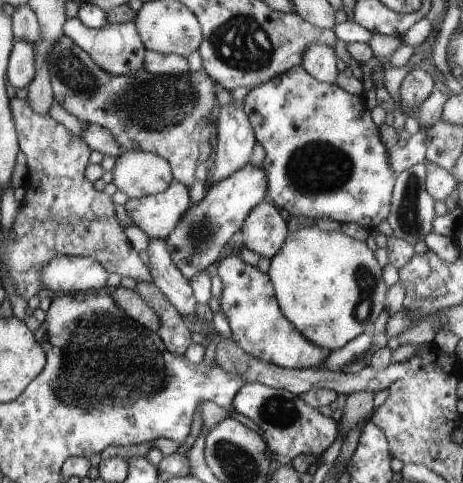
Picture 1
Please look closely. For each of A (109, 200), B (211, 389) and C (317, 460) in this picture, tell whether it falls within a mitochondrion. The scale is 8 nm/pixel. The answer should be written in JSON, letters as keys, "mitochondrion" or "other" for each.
{"A":"other","B":"other","C":"other"}

